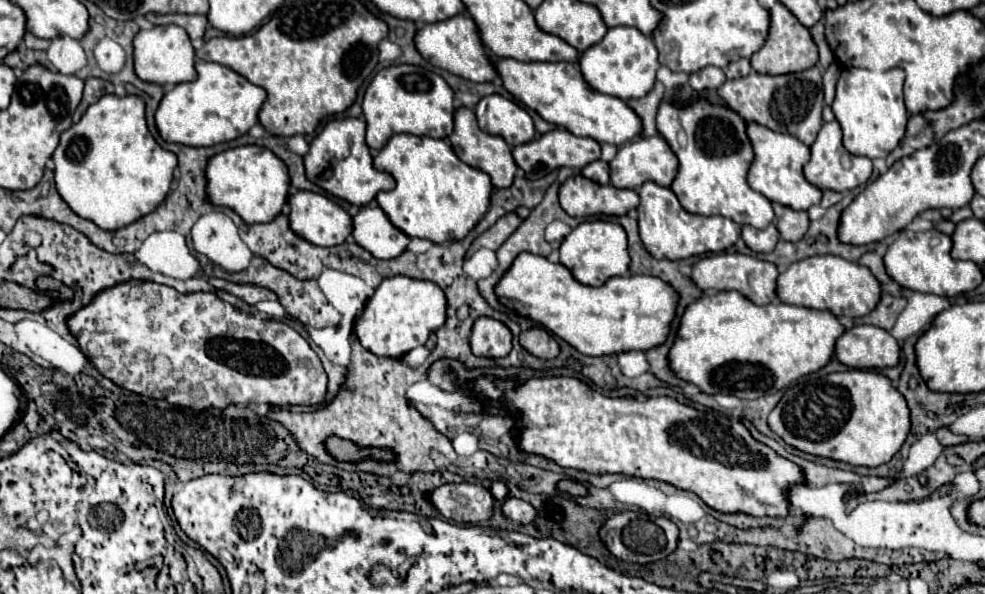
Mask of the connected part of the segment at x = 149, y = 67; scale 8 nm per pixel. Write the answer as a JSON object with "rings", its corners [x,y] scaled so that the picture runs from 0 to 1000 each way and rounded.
{"rings":[[[179,40],[171,44],[154,44],[152,51],[142,51],[136,61],[136,121],[142,135],[154,141],[183,141],[183,138],[197,138],[197,81],[193,74],[193,61],[187,47]]]}

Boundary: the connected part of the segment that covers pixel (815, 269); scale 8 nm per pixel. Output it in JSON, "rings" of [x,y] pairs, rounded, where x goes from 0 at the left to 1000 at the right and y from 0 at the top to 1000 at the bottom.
{"rings":[[[824,431],[800,448],[788,471],[790,502],[796,512],[810,512],[826,522],[841,522],[847,532],[871,535],[879,532],[893,508],[893,478],[879,448],[851,434],[851,431]]]}

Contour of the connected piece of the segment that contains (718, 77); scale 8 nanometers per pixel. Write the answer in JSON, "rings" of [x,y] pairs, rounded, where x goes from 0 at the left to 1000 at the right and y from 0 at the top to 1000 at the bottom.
{"rings":[[[717,111],[717,114],[713,114],[713,118],[705,121],[705,125],[701,125],[698,145],[701,145],[703,152],[707,152],[707,155],[727,152],[727,148],[731,148],[731,145],[735,141],[735,135],[737,135],[737,128],[735,128],[735,121],[733,121],[731,114],[727,114],[727,111]]]}

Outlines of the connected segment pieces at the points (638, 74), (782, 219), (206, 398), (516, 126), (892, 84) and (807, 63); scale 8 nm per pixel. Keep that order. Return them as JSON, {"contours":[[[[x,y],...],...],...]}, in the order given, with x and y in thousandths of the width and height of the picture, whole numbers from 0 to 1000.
{"contours":[[[[638,44],[617,47],[615,61],[589,94],[589,114],[591,114],[593,135],[605,155],[625,162],[629,168],[656,162],[664,145],[668,111],[670,111],[668,84],[666,84],[662,64],[648,54],[646,47],[638,47]]],[[[788,340],[784,343],[784,350],[788,360],[788,384],[792,391],[792,401],[800,404],[800,407],[810,407],[820,387],[820,360],[808,357],[808,354],[788,343]]],[[[128,471],[99,492],[89,515],[67,535],[67,549],[102,633],[126,657],[156,673],[171,673],[183,687],[203,694],[209,687],[254,684],[266,677],[290,687],[298,680],[325,680],[331,667],[333,636],[327,609],[298,552],[288,542],[266,539],[244,525],[215,492],[183,495],[166,478]]],[[[508,158],[489,165],[482,180],[482,194],[488,219],[510,229],[518,246],[538,239],[544,226],[538,192]]],[[[858,114],[849,141],[849,165],[845,172],[845,189],[855,212],[857,249],[867,263],[879,266],[899,266],[914,239],[920,222],[922,189],[916,162],[918,118],[904,114],[897,121]]],[[[788,3],[782,13],[782,51],[776,77],[765,88],[761,98],[763,114],[772,125],[800,125],[800,121],[812,121],[818,114],[824,114],[830,108],[830,81],[822,61],[822,51],[814,44],[808,27],[792,3]]]]}

